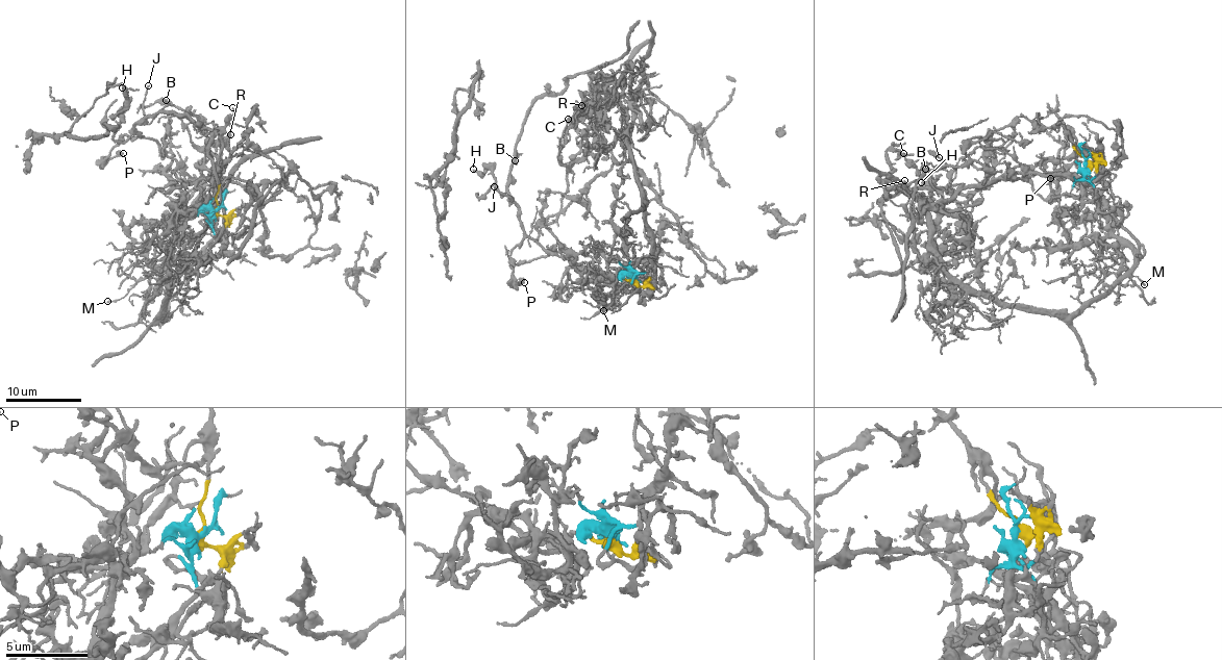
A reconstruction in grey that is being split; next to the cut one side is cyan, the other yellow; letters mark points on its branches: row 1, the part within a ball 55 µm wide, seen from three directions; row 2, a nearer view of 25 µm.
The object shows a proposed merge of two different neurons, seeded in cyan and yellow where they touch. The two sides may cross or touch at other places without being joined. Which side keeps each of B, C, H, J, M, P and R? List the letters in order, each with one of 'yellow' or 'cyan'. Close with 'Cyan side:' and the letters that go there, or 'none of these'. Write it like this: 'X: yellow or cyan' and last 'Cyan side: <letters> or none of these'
B: yellow
C: cyan
H: yellow
J: yellow
M: cyan
P: yellow
R: cyan
Cyan side: C, M, R

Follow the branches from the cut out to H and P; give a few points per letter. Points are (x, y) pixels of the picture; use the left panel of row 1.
H: (216, 210), (220, 176), (188, 177), (145, 136), (114, 141), (125, 98), (122, 87)
P: (216, 210), (220, 176), (188, 177), (144, 136), (122, 135), (105, 160), (123, 152)

